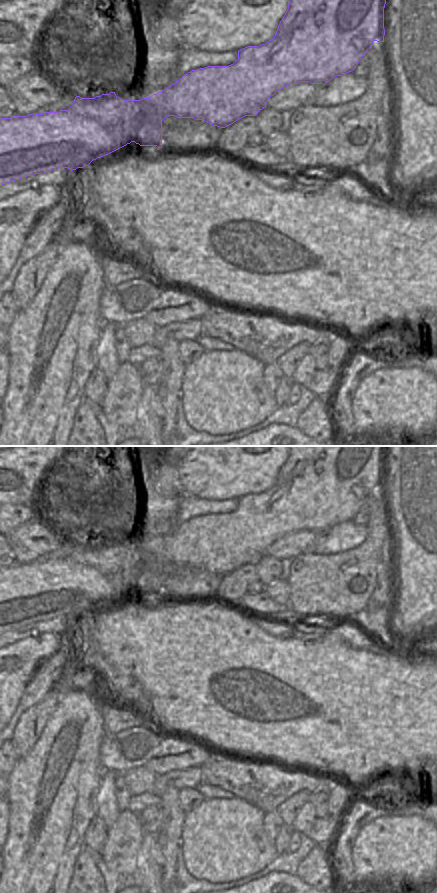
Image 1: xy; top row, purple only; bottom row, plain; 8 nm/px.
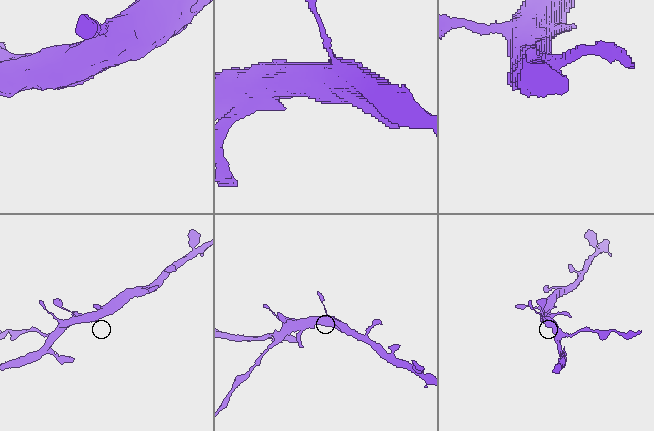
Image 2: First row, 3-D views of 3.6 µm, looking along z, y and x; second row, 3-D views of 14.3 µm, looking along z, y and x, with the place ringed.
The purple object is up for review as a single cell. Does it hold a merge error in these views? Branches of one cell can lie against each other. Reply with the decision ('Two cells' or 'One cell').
Two cells

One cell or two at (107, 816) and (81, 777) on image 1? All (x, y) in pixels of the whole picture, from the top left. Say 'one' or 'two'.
two

